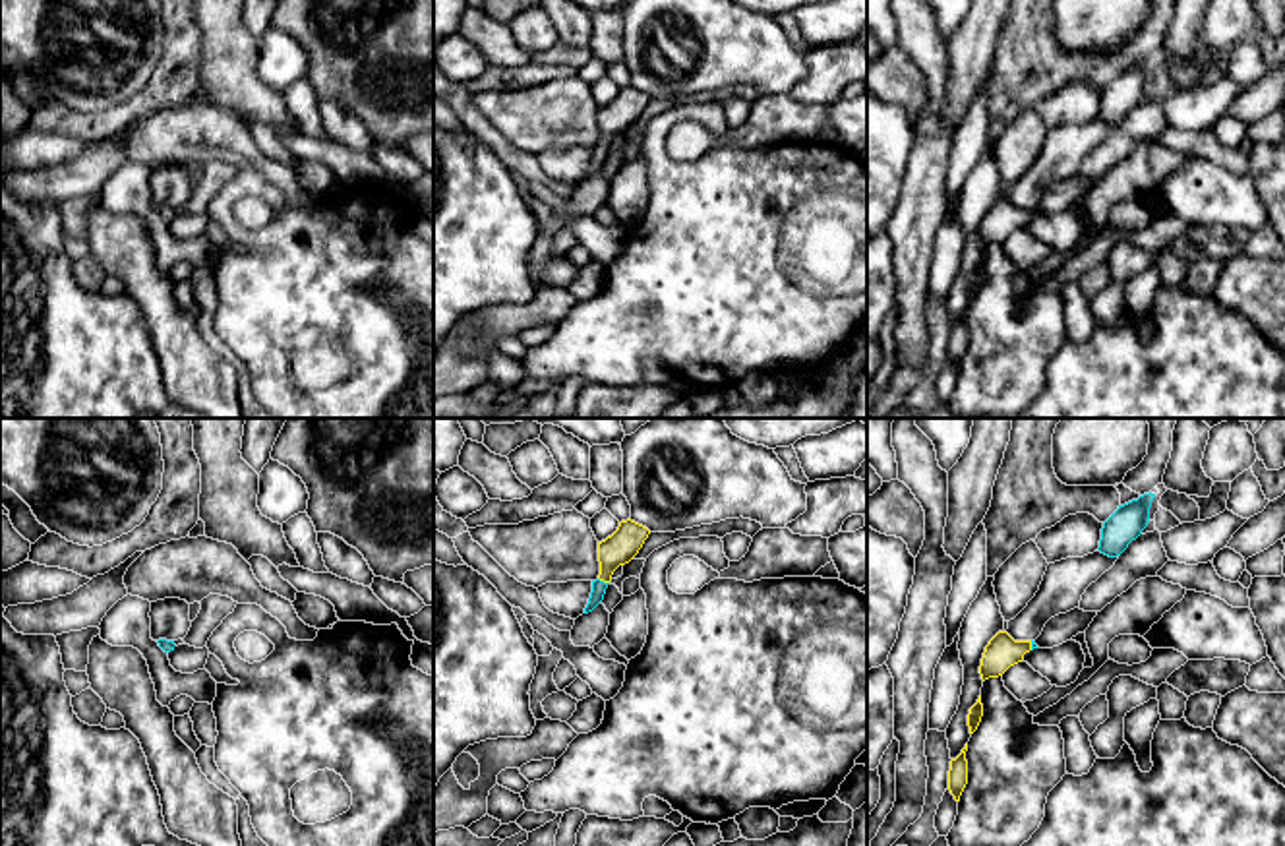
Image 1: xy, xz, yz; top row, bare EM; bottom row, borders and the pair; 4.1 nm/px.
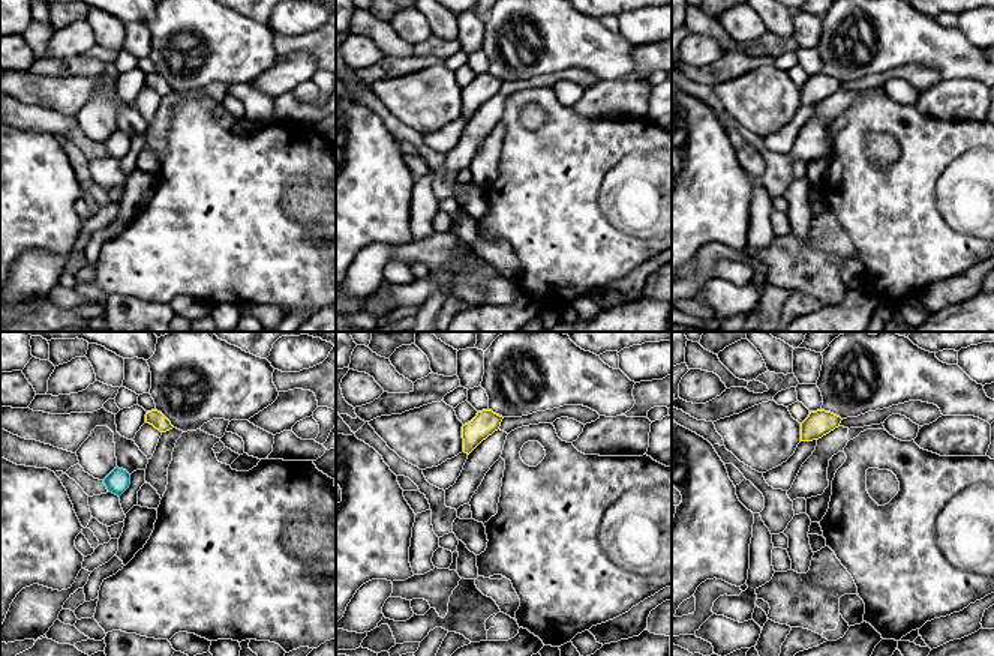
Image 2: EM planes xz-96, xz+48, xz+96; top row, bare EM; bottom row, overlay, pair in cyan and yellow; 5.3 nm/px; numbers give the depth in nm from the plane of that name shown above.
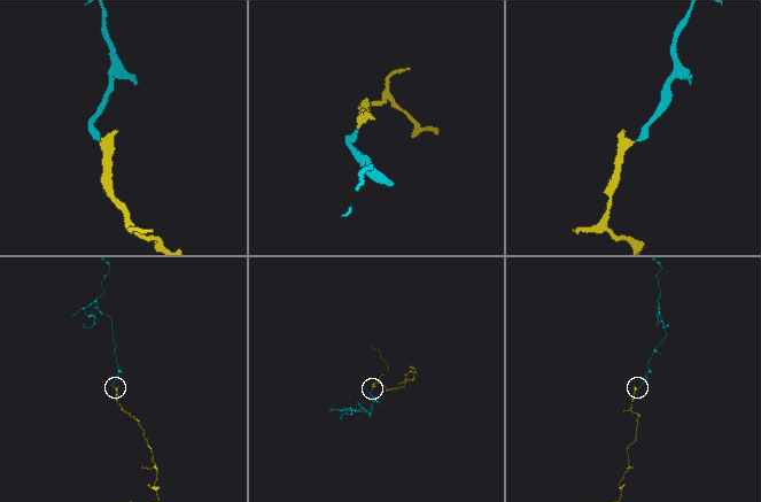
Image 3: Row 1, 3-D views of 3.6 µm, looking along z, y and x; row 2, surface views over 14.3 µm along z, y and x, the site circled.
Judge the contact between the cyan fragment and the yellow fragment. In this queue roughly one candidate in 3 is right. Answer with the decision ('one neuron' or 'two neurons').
one neuron

